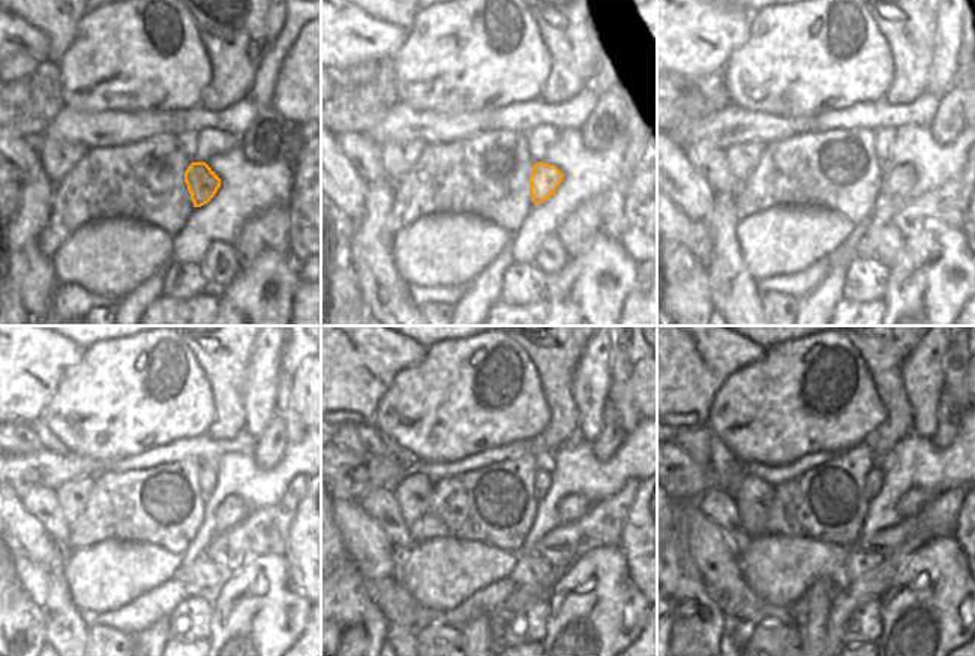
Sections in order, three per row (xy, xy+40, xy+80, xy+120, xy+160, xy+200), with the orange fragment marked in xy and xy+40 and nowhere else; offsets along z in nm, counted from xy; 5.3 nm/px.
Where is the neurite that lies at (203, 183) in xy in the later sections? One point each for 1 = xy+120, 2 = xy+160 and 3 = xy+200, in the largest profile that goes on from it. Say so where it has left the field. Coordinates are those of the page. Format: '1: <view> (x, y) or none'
1: xy+120 (233, 509)
2: xy+160 (570, 508)
3: xy+200 (915, 500)

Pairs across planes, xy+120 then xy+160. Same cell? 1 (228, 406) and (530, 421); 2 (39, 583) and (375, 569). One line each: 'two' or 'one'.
1: two
2: two

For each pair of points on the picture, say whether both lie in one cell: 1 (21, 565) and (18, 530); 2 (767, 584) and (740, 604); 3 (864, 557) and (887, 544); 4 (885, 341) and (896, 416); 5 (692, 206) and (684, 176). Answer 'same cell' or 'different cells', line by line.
1: different cells
2: different cells
3: different cells
4: same cell
5: same cell

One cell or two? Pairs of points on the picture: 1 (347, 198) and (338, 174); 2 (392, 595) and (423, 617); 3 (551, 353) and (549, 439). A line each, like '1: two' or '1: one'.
1: one
2: one
3: one

